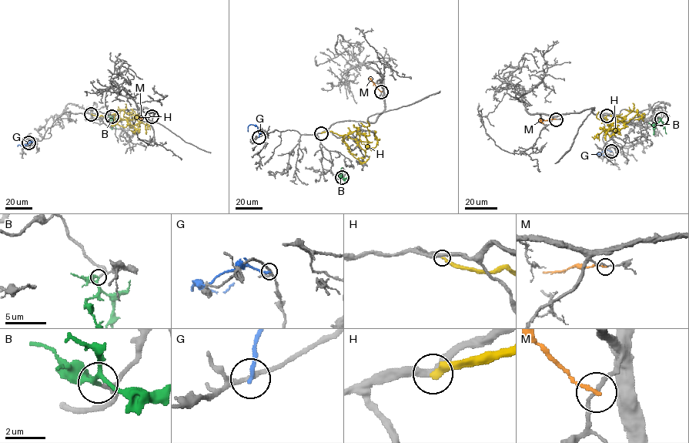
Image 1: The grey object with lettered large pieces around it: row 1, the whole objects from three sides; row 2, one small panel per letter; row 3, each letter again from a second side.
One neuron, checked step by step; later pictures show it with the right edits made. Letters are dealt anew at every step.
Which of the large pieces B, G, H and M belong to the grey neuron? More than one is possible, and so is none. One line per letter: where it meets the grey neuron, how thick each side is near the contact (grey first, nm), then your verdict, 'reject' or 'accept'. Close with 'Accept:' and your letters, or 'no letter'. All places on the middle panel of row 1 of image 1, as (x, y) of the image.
B: meets grey at (342, 177); 160 nm thick on the grey side, 280 nm on the other; accept
G: meets grey at (259, 137); 220 nm thick on the grey side, 220 nm on the other; reject
H: meets grey at (321, 133); 360 nm thick on the grey side, 320 nm on the other; reject
M: meets grey at (381, 92); 160 nm thick on the grey side, 180 nm on the other; reject
Accept: B

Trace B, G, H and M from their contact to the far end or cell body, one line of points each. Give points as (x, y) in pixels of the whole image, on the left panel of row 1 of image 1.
B: (112, 116), (110, 121), (112, 129)
G: (28, 142), (27, 145), (18, 145)
H: (91, 113), (102, 115), (112, 125), (128, 119), (136, 119), (148, 124), (145, 128), (146, 134)
M: (152, 116), (142, 118), (142, 119)

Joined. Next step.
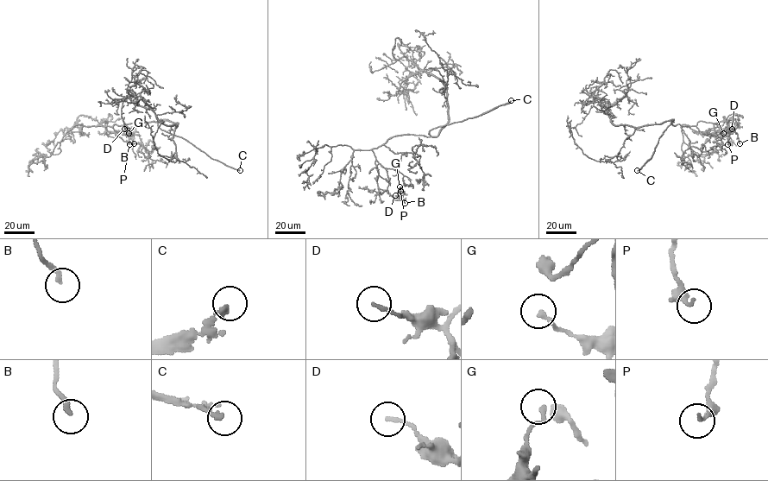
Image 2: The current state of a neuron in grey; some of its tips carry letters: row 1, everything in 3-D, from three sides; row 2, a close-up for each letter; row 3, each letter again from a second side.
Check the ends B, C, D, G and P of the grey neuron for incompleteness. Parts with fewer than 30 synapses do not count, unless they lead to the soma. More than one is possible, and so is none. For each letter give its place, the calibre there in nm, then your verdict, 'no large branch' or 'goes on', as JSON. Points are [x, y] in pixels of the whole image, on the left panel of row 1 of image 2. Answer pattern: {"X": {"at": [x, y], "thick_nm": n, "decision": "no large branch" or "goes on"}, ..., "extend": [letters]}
{"B": {"at": [134, 143], "thick_nm": 200, "decision": "no large branch"}, "C": {"at": [240, 170], "thick_nm": 200, "decision": "goes on"}, "D": {"at": [124, 129], "thick_nm": 140, "decision": "no large branch"}, "G": {"at": [129, 133], "thick_nm": 190, "decision": "no large branch"}, "P": {"at": [129, 144], "thick_nm": 280, "decision": "no large branch"}, "extend": ["C"]}

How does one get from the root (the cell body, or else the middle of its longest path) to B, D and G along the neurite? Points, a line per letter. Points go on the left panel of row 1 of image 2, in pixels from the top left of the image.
B: (160, 121), (104, 126), (104, 121), (121, 118), (129, 128), (134, 143)
D: (160, 121), (104, 126), (104, 121), (121, 118), (129, 128), (124, 129)
G: (160, 121), (104, 126), (104, 121), (121, 118), (129, 128), (129, 133)

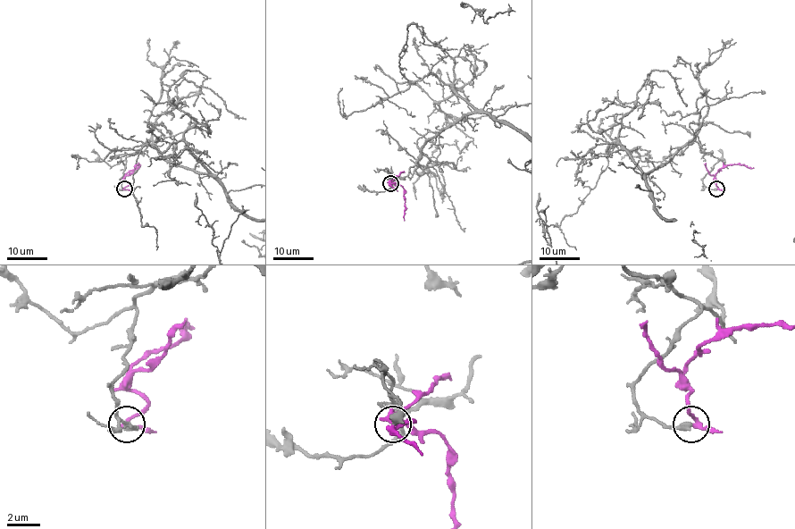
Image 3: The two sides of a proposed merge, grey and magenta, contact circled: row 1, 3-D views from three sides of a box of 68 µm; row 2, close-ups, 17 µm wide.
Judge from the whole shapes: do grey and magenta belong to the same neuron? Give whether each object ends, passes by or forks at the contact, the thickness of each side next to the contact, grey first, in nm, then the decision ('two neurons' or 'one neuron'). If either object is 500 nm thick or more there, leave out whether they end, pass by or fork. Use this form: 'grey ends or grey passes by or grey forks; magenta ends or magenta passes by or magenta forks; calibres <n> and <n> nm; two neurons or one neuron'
grey ends; magenta passes by; calibres 440 and 260 nm; two neurons

